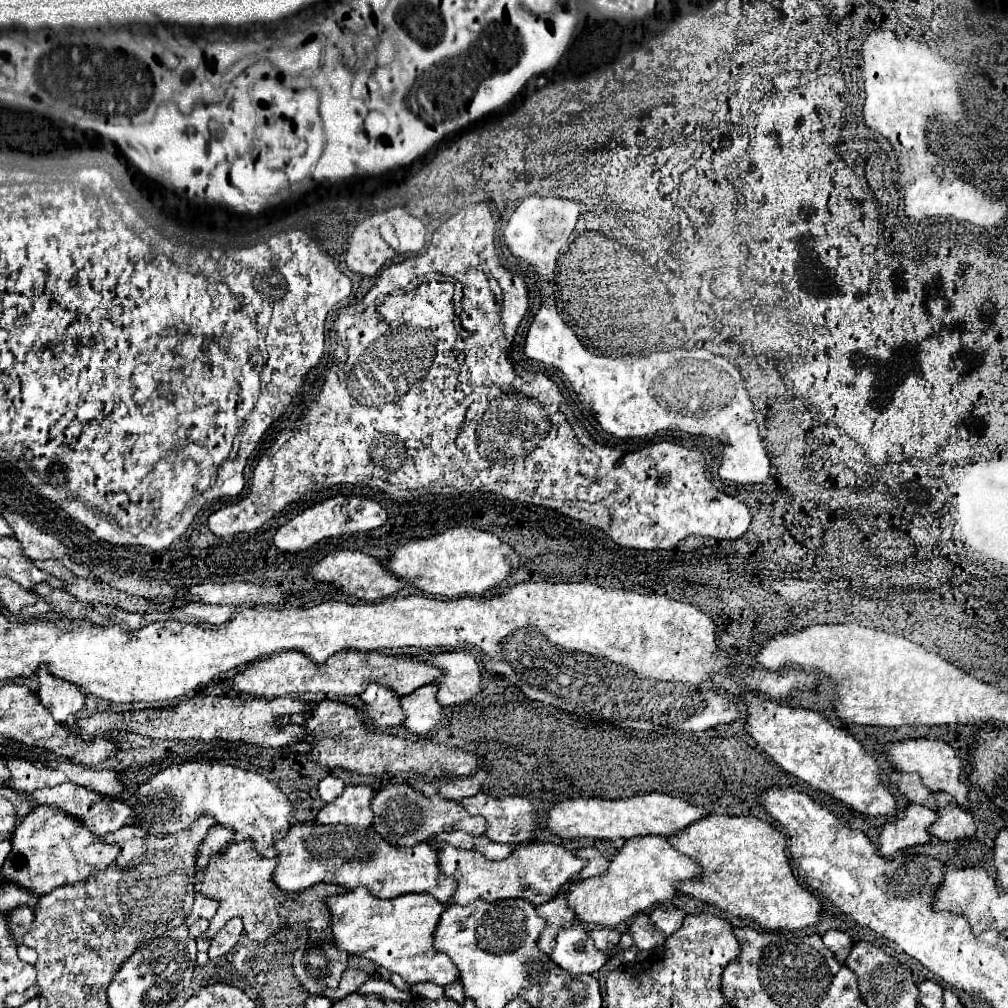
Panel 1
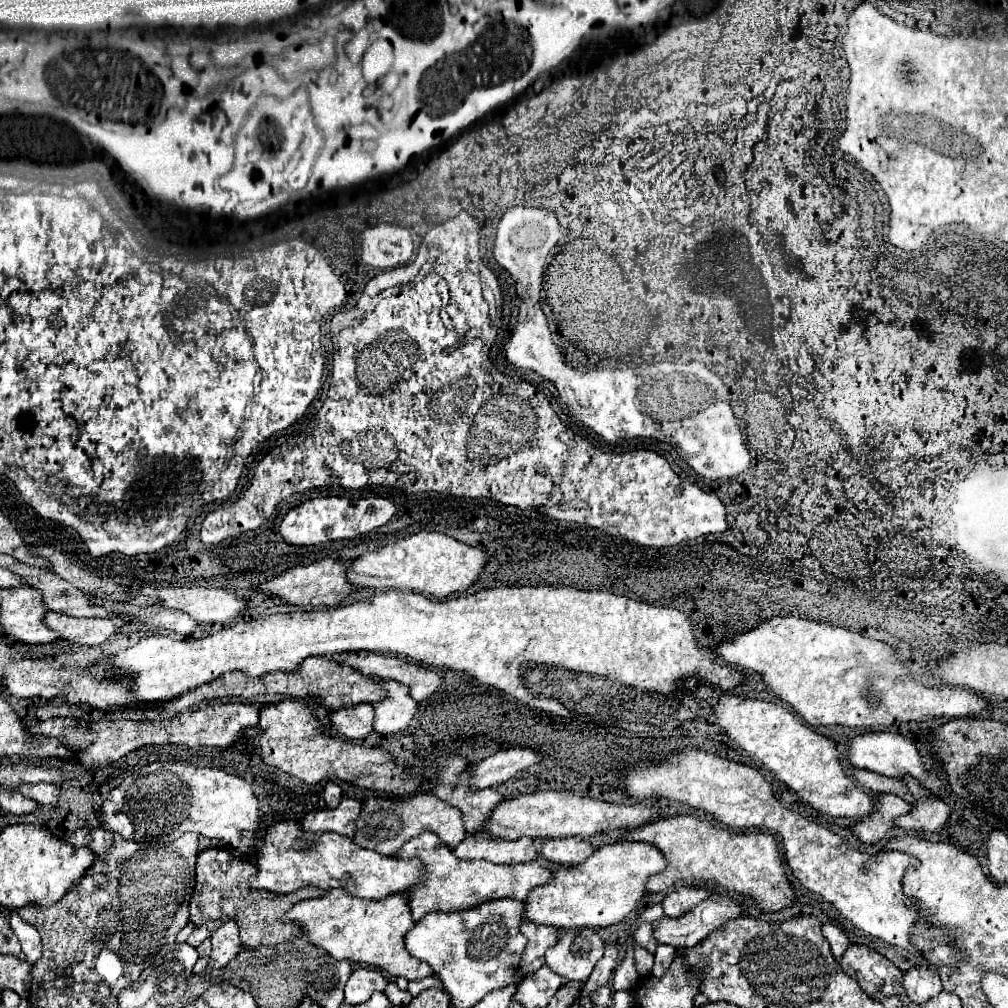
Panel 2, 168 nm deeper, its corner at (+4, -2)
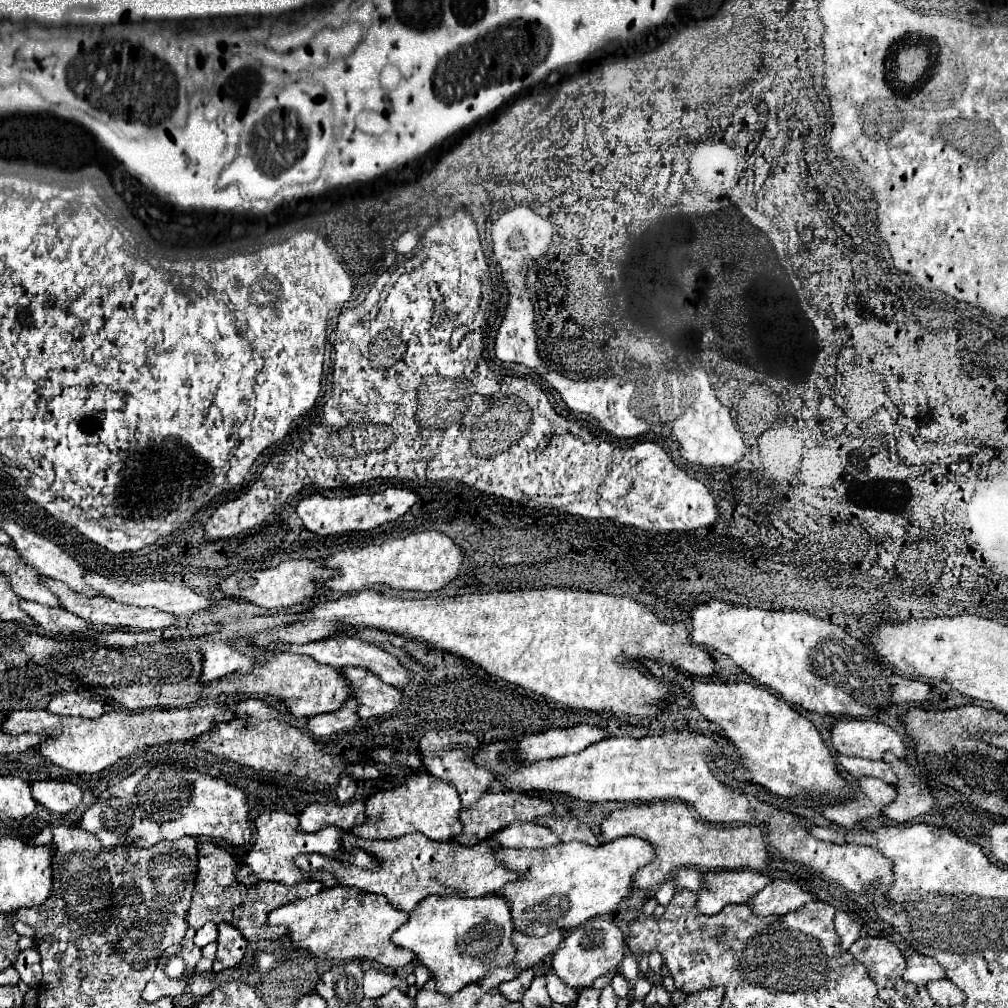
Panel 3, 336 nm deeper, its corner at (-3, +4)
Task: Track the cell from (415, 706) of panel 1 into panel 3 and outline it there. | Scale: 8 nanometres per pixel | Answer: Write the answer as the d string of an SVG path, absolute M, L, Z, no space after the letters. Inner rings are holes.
M341 668L345 678L355 686L355 698L361 702L361 718L379 718L399 708L403 694L399 688L393 688L371 670L361 668Z

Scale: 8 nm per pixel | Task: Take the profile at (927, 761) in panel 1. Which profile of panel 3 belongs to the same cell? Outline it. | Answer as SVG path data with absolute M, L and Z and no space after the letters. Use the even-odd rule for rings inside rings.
M843 720L833 726L833 746L839 754L845 756L861 756L869 760L881 760L885 752L893 752L897 758L907 756L907 746L901 736L887 724L869 722L869 720Z

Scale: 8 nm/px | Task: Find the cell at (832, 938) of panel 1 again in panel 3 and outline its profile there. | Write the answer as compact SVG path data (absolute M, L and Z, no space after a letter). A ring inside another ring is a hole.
M839 910L839 912L835 914L835 930L837 930L837 934L839 934L841 948L843 948L843 950L849 950L849 948L855 944L855 940L859 938L861 926L859 926L855 920L851 920L845 912Z

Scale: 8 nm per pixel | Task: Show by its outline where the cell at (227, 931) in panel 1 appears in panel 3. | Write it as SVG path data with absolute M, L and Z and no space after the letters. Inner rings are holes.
M221 922L217 930L219 930L219 936L217 936L219 946L217 946L215 962L213 962L213 972L221 972L225 968L237 966L247 948L247 940L239 934L239 930L233 924Z

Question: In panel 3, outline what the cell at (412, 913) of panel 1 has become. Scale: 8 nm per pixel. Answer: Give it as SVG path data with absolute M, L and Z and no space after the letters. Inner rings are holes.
M349 886L325 888L321 894L291 902L269 914L269 924L283 924L289 928L289 938L295 946L311 950L319 958L343 958L343 960L375 960L387 968L403 968L415 962L415 954L395 946L391 942L393 932L409 920L407 912L401 912L389 904L385 896L369 894Z

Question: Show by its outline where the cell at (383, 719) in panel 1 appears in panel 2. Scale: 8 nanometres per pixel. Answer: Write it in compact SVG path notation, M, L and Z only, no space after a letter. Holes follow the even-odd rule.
M358 704L332 712L330 730L346 738L366 738L372 732L372 720L374 708L370 704Z

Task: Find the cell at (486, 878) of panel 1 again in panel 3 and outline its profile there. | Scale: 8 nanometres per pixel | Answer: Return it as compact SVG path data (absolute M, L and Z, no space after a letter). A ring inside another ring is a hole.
M351 832L345 836L345 846L361 846L371 854L377 854L385 866L381 870L361 870L353 864L337 862L335 858L325 858L321 854L297 856L297 864L305 870L329 870L337 876L337 880L345 886L355 886L359 890L371 894L383 894L395 908L413 912L417 904L431 894L437 896L461 896L461 898L477 898L487 896L503 888L507 882L515 882L525 878L527 872L511 870L501 860L497 860L493 848L487 842L477 846L461 846L459 842L433 842L425 834L415 832L395 840L359 840Z

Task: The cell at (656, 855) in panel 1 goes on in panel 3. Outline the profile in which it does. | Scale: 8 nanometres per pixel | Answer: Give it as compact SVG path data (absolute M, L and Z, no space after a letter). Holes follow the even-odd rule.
M625 836L601 846L567 842L545 850L497 850L497 858L513 870L529 870L525 882L513 882L497 894L509 898L517 930L543 936L553 928L571 930L593 916L613 912L631 894L635 872L655 860L655 848L647 840Z

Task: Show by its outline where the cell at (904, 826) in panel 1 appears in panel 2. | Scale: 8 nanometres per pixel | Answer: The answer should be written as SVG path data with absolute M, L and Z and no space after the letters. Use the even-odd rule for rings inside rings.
M880 794L874 806L874 812L864 816L852 826L852 832L864 842L874 844L880 838L884 838L894 828L894 818L906 814L910 810L910 804L904 802L900 796L894 794Z

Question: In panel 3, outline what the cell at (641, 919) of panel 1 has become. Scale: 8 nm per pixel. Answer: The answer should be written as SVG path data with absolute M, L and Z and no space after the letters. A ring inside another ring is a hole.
M773 880L769 886L759 890L747 902L747 906L757 916L769 916L769 914L787 914L791 910L801 908L803 904L807 904L811 900L815 900L815 898L809 892L801 890L797 884Z

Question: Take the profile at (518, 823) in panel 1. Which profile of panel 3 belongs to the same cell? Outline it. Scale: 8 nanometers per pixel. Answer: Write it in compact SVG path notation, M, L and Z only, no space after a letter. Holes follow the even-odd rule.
M433 730L429 734L425 734L419 742L419 750L421 750L421 756L423 756L423 762L425 762L425 770L441 780L445 780L447 784L453 784L461 796L461 802L463 806L471 806L473 802L477 802L485 792L489 792L493 788L493 784L497 782L495 780L495 774L485 768L485 766L477 766L471 758L471 754L467 754L465 750L461 750L457 744L463 744L467 746L469 750L477 750L481 748L479 740L469 734L469 732L459 732L459 730Z

